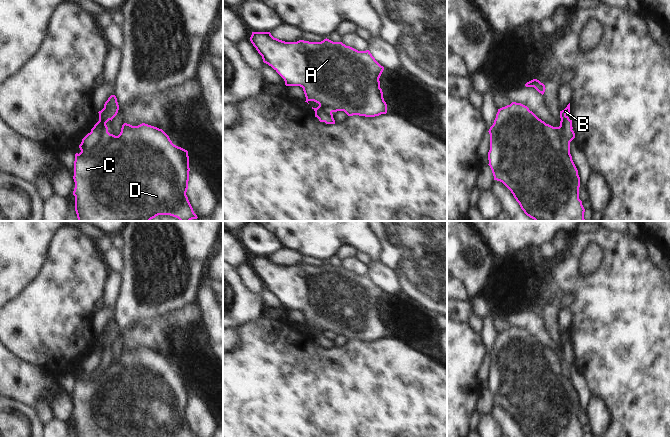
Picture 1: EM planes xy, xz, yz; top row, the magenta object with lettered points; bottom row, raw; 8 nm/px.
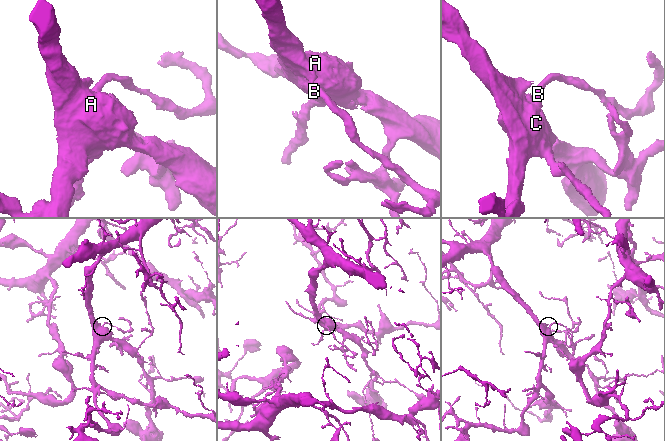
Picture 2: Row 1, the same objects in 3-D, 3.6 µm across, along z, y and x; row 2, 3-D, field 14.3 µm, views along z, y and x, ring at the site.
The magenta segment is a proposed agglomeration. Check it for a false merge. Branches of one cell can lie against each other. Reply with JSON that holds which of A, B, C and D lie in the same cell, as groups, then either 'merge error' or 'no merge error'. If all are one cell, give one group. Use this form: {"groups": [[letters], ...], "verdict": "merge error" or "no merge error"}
{"groups": [["A", "B", "C", "D"]], "verdict": "no merge error"}

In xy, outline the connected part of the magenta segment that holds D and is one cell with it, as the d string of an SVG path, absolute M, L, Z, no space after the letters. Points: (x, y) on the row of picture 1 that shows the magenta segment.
M111 95L104 104L104 108L99 111L99 121L91 129L83 139L79 148L81 152L75 154L74 161L74 182L75 188L73 195L75 196L75 211L77 214L78 221L150 221L158 215L170 215L178 218L180 221L191 221L197 219L197 215L194 213L193 208L186 195L189 181L189 156L188 151L174 145L170 140L169 136L157 127L142 123L138 126L132 126L124 123L121 128L121 132L118 136L110 134L106 123L117 115L119 105L115 95Z

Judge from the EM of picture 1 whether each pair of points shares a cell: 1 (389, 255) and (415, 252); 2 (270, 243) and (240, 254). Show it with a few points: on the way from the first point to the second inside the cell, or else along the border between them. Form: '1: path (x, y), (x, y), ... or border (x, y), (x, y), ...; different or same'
1: path (395, 255), (399, 252), (409, 252); same
2: border (234, 233), (252, 255); different

